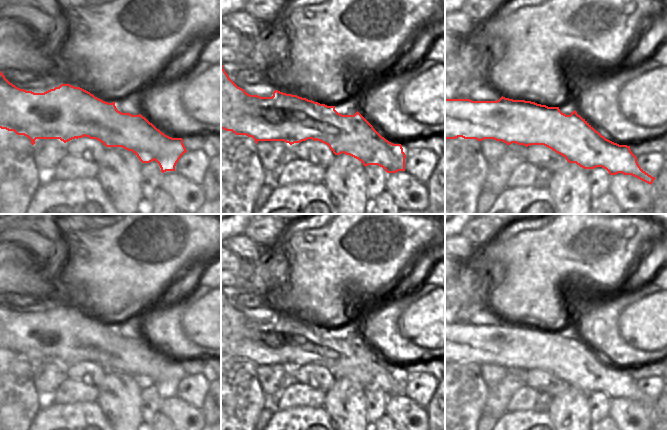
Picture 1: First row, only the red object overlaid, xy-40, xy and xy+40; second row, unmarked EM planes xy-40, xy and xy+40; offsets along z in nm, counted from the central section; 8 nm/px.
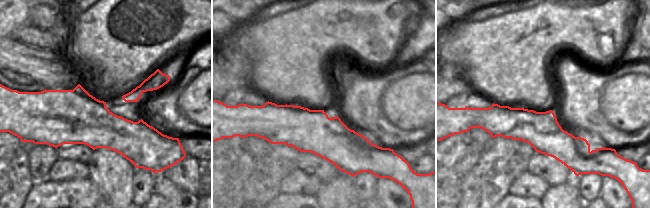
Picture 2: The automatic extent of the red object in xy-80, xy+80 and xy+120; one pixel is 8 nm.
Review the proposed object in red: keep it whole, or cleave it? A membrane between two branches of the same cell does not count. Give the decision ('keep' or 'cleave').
cleave

